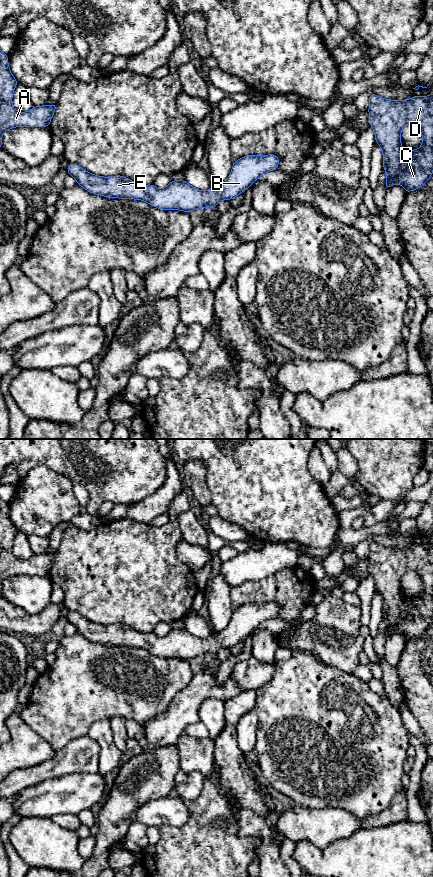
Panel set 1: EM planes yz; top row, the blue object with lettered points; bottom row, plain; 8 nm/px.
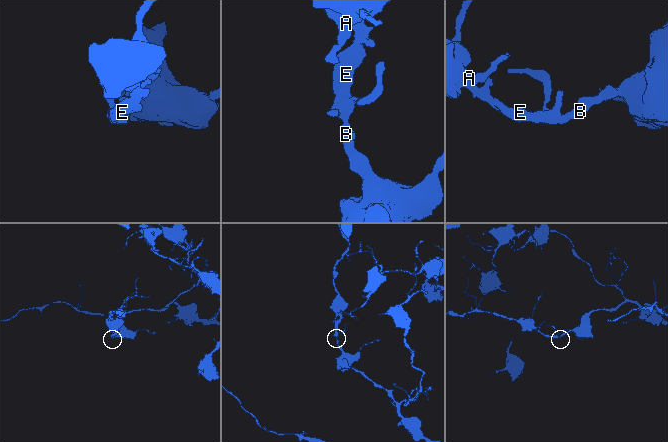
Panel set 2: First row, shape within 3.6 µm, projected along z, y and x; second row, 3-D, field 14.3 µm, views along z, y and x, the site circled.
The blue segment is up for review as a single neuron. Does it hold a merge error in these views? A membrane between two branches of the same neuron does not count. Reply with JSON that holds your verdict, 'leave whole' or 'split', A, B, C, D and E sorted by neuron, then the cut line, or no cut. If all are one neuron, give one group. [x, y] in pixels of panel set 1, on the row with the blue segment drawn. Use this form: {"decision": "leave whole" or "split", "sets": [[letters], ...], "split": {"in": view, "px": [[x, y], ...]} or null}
{"decision": "leave whole", "sets": [["A", "B", "C", "D", "E"]], "split": null}

